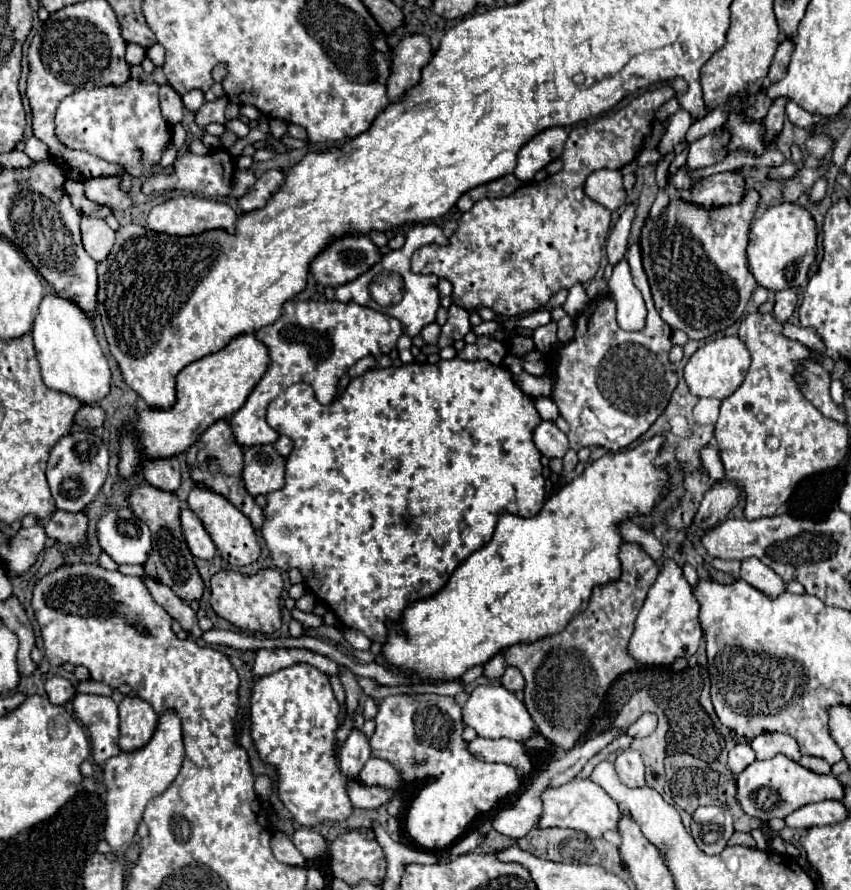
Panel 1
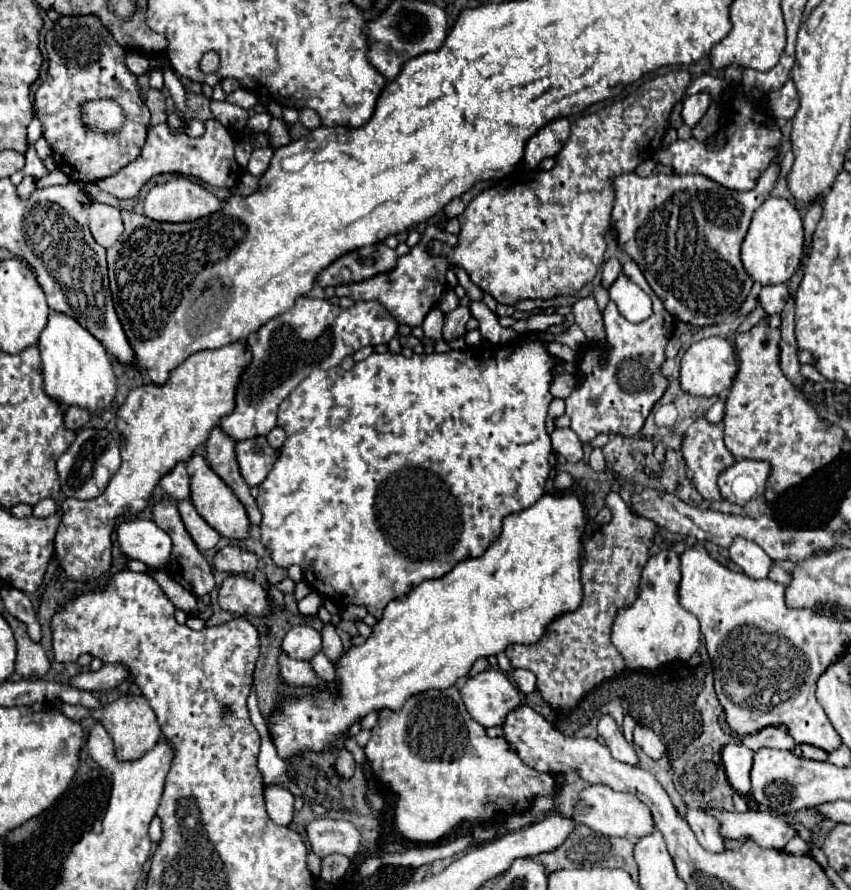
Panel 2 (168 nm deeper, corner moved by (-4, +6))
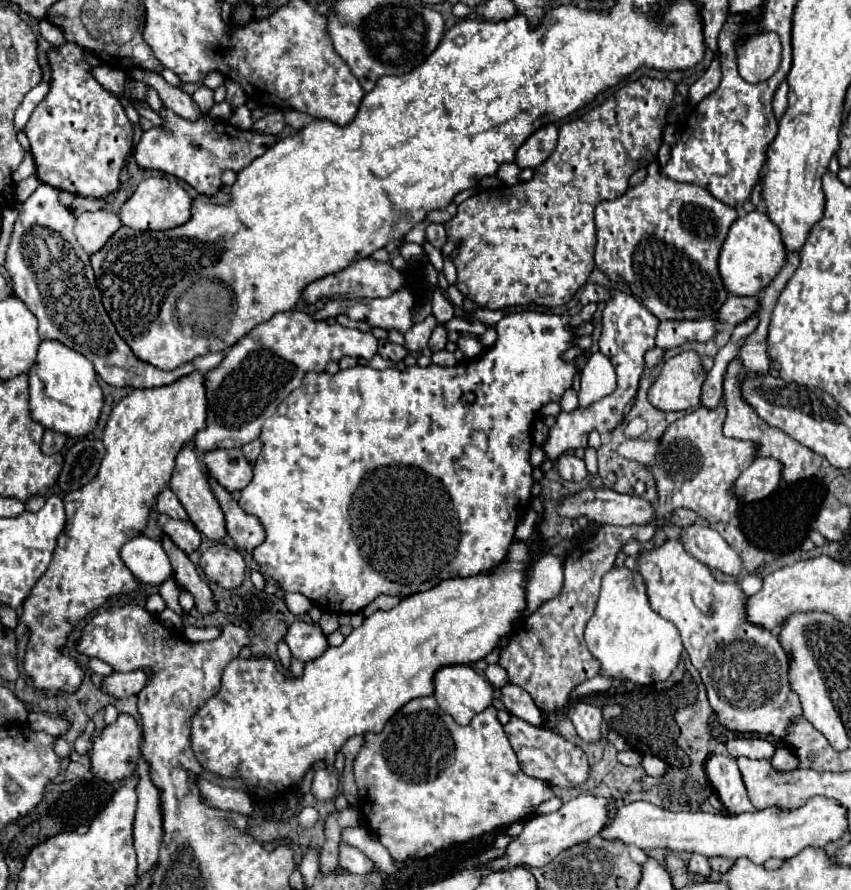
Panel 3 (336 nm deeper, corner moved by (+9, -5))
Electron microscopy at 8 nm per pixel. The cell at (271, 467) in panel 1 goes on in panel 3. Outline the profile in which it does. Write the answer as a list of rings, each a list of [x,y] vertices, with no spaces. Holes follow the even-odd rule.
[[[216,449],[204,455],[206,471],[226,491],[240,491],[252,481],[252,465],[240,449]]]

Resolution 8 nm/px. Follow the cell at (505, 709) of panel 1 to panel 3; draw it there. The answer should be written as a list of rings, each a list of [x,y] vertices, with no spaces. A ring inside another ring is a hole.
[[[444,665],[434,673],[434,697],[440,709],[452,715],[456,723],[468,725],[476,713],[492,705],[492,685],[470,665]]]

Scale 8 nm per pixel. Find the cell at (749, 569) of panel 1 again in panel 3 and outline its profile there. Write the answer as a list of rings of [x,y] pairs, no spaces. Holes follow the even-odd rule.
[[[686,525],[680,537],[686,551],[704,563],[708,569],[718,569],[722,573],[740,577],[742,575],[742,559],[740,555],[720,537],[718,531],[708,525]]]

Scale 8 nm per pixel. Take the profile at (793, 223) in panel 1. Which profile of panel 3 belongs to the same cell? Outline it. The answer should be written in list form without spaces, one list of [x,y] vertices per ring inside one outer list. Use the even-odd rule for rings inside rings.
[[[752,211],[738,217],[732,223],[728,237],[724,239],[720,249],[718,271],[728,293],[758,297],[772,283],[772,279],[778,275],[784,263],[786,263],[786,249],[778,227],[766,217],[766,213]]]

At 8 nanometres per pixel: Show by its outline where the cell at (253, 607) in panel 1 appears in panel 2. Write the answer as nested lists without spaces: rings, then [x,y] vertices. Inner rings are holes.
[[[229,574],[219,588],[219,606],[237,616],[261,616],[269,610],[269,594],[253,578]]]

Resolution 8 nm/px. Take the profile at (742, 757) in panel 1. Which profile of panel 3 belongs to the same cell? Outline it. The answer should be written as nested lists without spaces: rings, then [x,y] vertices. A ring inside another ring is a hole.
[[[712,755],[706,761],[706,775],[716,795],[720,797],[720,801],[730,813],[744,813],[744,811],[756,809],[748,799],[736,759],[730,759],[724,755]]]

